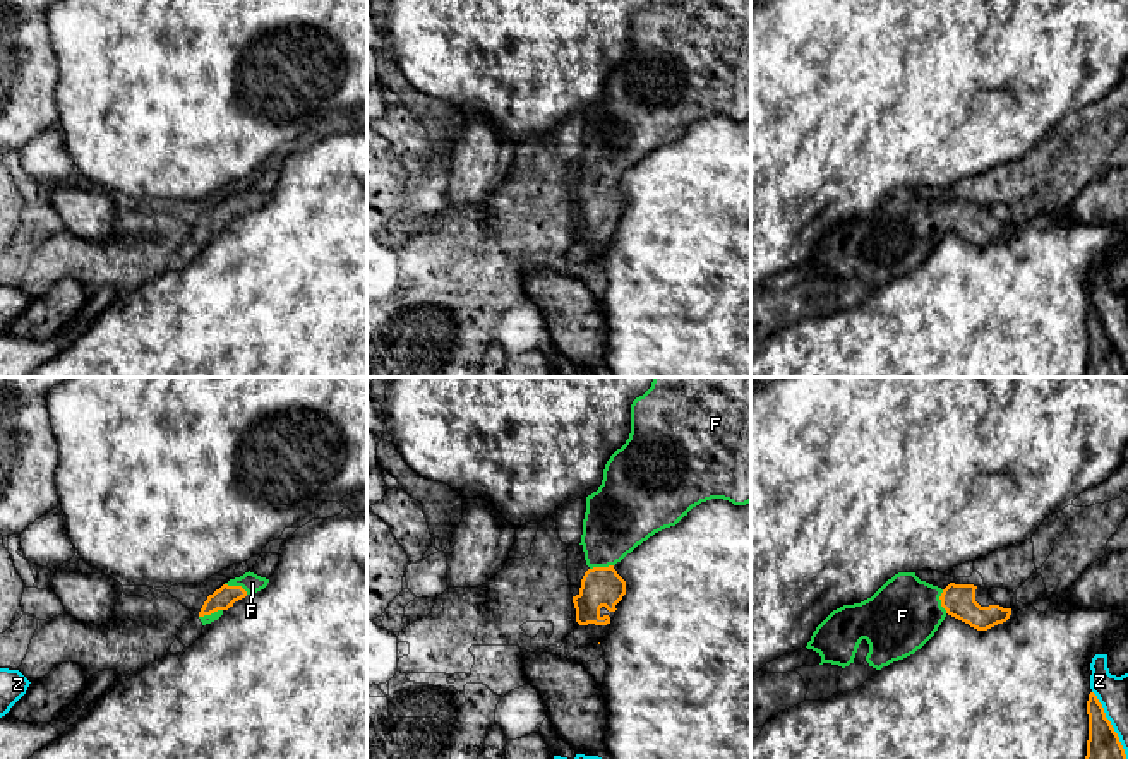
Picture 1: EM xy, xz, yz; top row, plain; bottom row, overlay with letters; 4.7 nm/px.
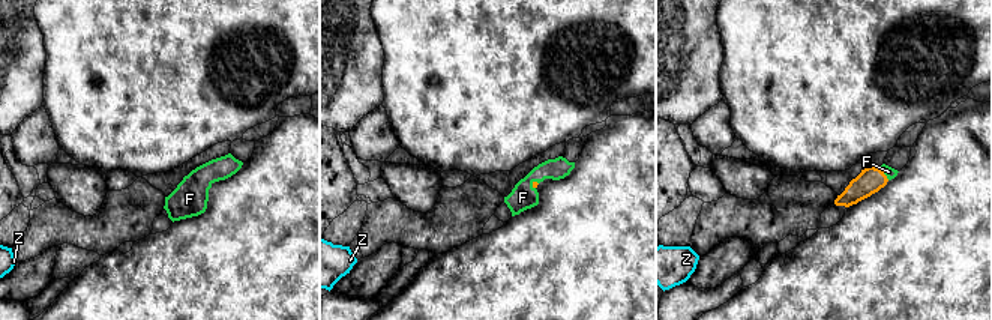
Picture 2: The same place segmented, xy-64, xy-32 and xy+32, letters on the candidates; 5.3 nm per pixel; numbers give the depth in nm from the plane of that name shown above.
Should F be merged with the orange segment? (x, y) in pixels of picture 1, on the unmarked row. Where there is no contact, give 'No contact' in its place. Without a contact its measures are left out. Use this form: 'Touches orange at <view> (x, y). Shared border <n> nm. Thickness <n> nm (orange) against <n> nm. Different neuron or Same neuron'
Touches orange at xy (237, 203). Shared border 120 nm. Thickness 100 nm (orange) against 90 nm. Same neuron

